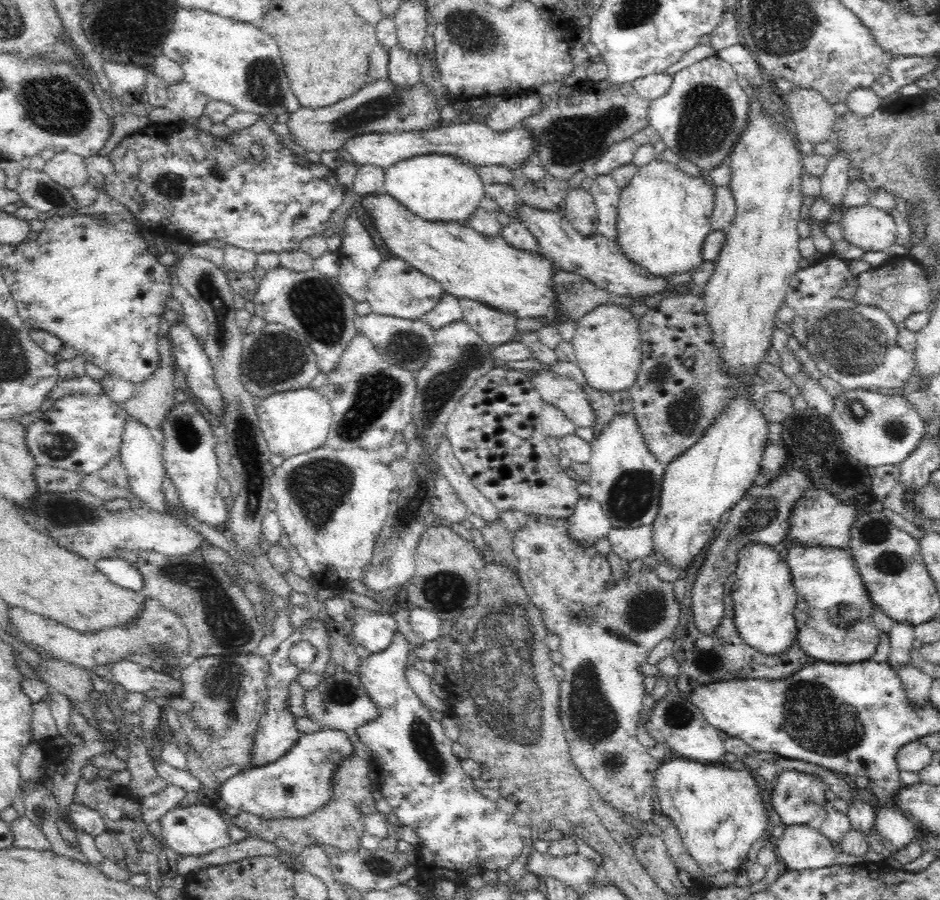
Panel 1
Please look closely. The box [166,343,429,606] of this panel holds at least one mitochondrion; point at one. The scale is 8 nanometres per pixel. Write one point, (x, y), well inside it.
(319, 486)

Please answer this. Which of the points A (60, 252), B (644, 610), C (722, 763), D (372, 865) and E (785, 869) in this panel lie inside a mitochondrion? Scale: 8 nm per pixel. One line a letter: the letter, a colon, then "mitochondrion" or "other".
A: other
B: mitochondrion
C: other
D: mitochondrion
E: other

